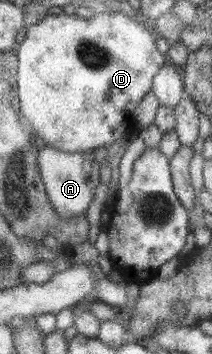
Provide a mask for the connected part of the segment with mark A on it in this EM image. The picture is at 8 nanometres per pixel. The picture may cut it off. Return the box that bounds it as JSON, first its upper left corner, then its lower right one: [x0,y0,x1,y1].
[37,146,101,218]

